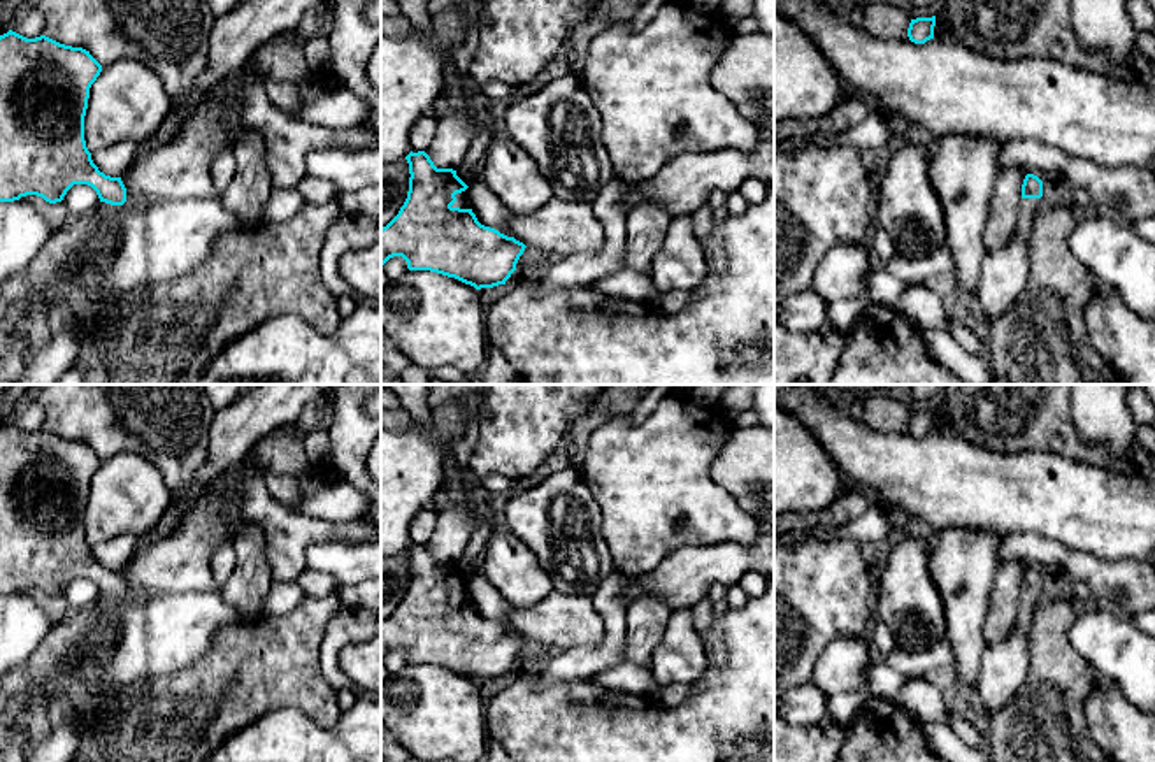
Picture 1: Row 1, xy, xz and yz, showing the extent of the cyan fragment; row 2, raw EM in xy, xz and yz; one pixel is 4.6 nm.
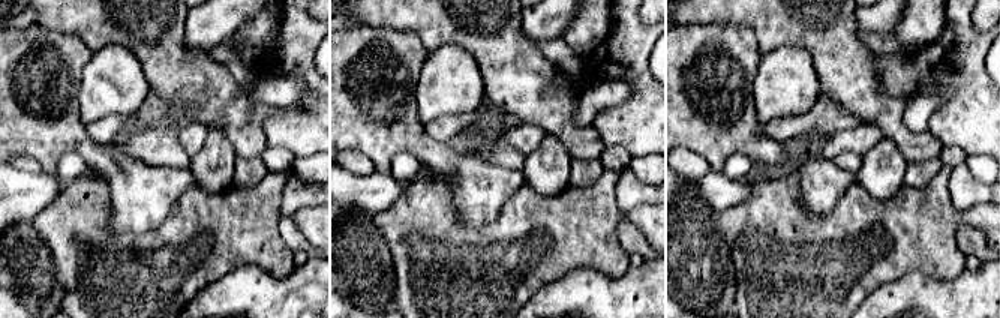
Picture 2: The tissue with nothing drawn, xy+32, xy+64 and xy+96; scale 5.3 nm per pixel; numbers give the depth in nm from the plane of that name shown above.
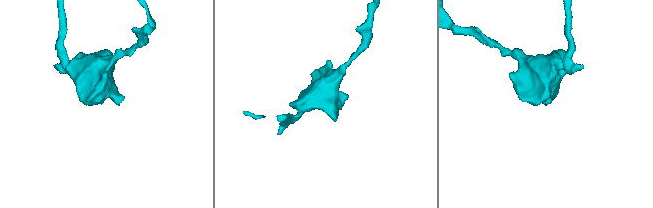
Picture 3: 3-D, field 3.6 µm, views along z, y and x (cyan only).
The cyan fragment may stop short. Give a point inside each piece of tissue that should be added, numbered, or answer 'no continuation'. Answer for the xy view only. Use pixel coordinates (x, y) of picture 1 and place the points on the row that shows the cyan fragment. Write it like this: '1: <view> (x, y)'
1: xy (164, 241)

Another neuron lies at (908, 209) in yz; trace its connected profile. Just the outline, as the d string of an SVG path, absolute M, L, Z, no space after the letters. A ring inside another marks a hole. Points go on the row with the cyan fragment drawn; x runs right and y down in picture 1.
M899 140L881 176L876 226L890 235L895 253L909 260L946 244L944 209L929 176L930 158L923 146Z

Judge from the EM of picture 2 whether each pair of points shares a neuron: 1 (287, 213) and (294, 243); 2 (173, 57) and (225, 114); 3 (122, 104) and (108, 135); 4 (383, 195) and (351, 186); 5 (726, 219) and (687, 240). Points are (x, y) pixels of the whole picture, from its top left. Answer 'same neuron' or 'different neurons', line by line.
1: same neuron
2: same neuron
3: different neurons
4: same neuron
5: different neurons

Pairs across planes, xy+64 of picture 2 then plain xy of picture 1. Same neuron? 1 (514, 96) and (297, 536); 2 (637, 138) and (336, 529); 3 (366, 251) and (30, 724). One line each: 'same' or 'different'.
1: same
2: different
3: same

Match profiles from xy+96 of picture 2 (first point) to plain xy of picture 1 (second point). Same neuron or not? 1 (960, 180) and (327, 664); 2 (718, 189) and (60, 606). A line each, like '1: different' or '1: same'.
1: same
2: different

